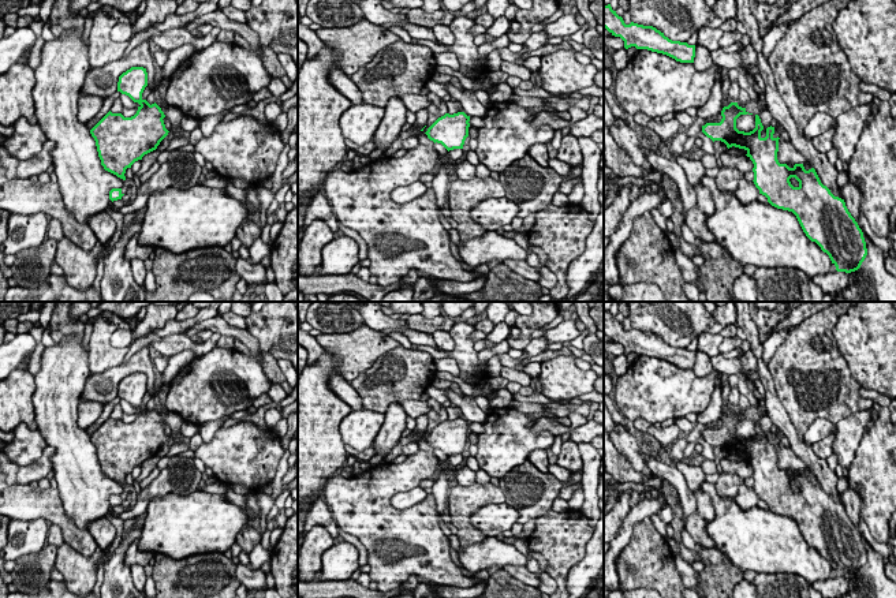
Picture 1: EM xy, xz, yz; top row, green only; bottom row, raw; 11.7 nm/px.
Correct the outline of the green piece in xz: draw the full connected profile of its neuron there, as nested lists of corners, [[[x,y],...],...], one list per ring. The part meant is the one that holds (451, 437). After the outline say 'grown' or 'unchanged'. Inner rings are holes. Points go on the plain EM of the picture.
[[[464,418],[453,421],[445,419],[438,423],[425,438],[434,449],[441,449],[448,457],[463,455],[464,446],[468,442],[470,422]]] | unchanged

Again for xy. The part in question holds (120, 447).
[[[131,373],[119,382],[117,397],[128,401],[134,408],[138,408],[138,416],[131,423],[124,423],[122,419],[112,419],[111,416],[90,436],[96,446],[98,463],[105,476],[126,486],[126,475],[142,466],[142,463],[157,455],[160,448],[168,441],[164,430],[164,418],[154,408],[149,410],[142,404],[142,399],[148,392],[148,378],[143,373]]] | unchanged

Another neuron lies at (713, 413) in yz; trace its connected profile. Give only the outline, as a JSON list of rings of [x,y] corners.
[[[717,373],[716,388],[712,395],[710,403],[705,411],[697,415],[695,422],[698,425],[717,422],[718,419],[721,419],[723,414],[721,375],[720,373]]]

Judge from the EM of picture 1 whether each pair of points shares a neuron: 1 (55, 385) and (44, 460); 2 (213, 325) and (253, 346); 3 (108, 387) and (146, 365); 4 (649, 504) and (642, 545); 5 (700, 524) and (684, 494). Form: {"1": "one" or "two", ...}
{"1": "two", "2": "one", "3": "one", "4": "two", "5": "two"}

